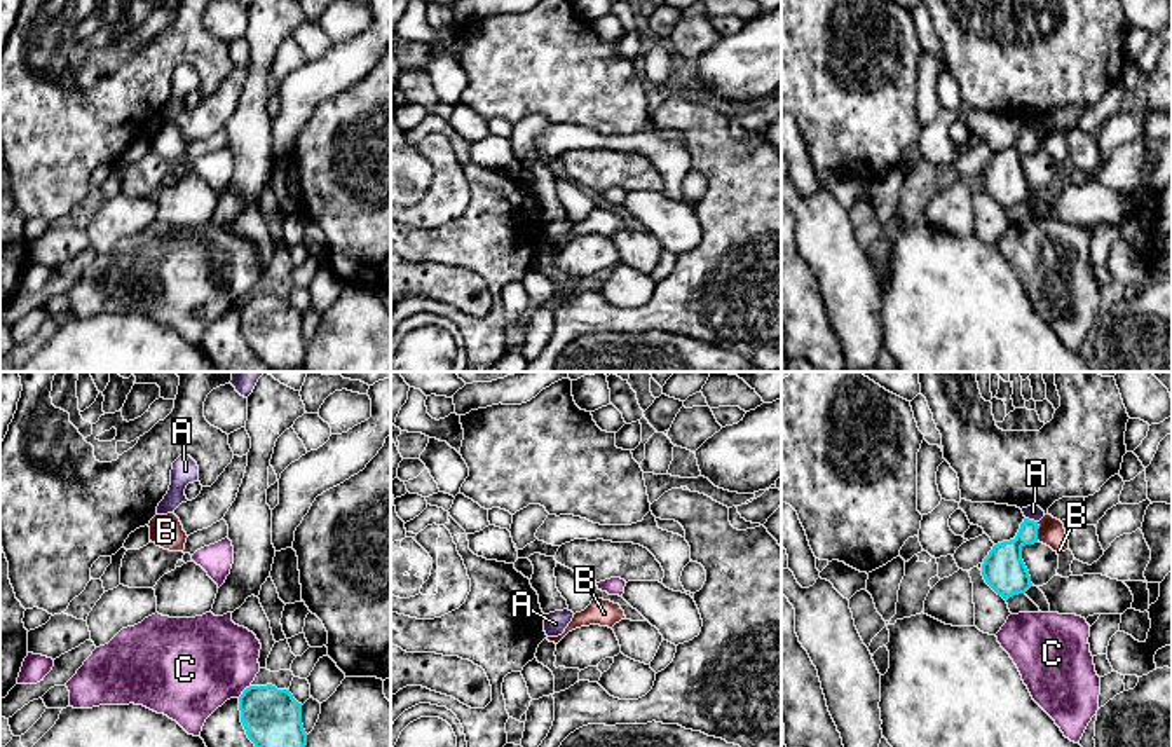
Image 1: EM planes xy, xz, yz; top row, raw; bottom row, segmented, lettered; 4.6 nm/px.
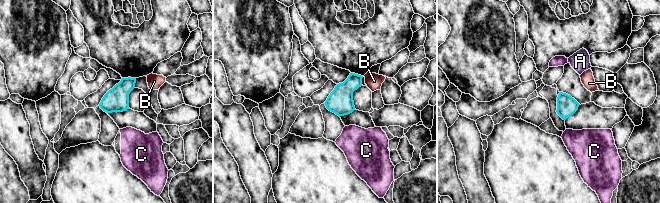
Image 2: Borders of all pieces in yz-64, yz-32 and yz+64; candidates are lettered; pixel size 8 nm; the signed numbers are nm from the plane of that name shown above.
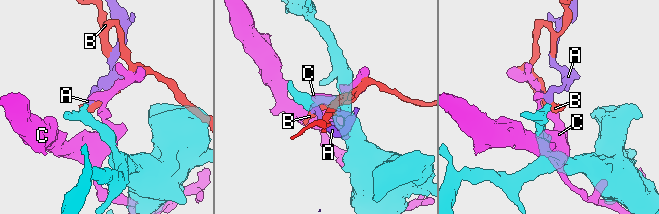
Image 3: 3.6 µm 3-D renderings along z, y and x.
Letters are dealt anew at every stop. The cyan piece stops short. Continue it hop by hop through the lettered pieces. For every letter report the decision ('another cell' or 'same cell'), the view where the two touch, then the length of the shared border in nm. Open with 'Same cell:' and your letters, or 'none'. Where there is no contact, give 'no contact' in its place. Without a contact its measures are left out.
Same cell: none
A: another cell | yz | 60 nm
B: another cell | yz | 90 nm
C: another cell | xy | 90 nm

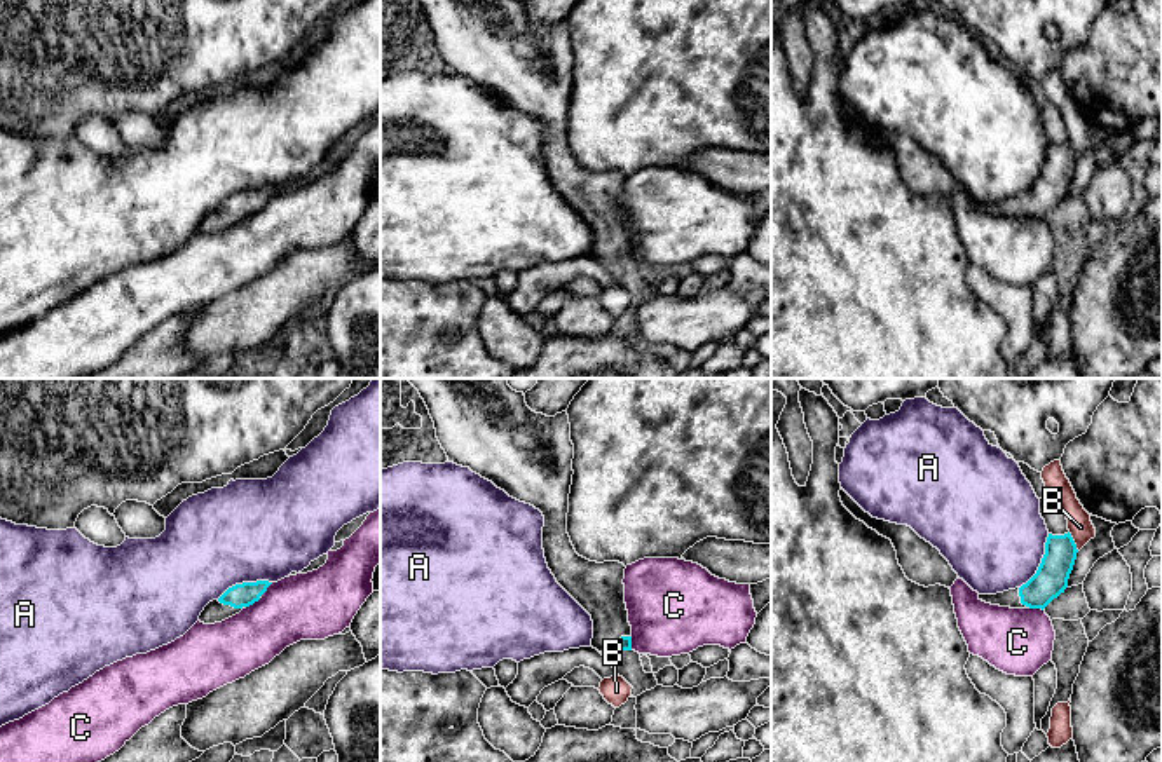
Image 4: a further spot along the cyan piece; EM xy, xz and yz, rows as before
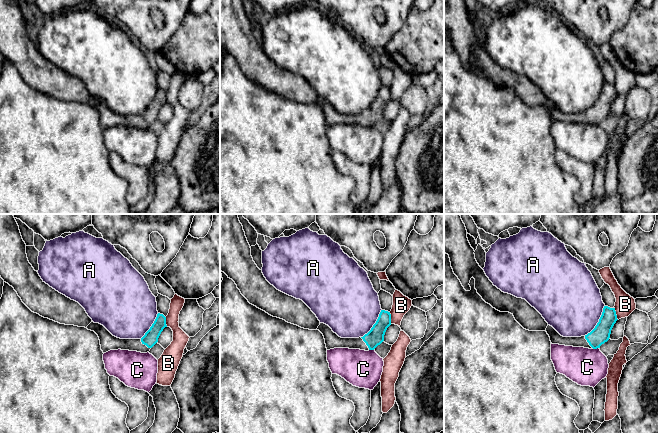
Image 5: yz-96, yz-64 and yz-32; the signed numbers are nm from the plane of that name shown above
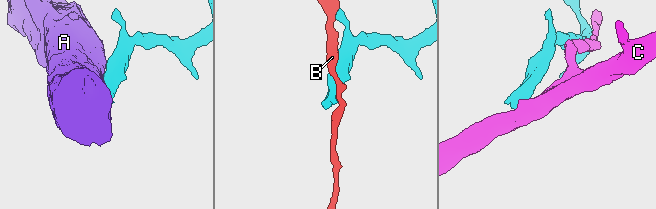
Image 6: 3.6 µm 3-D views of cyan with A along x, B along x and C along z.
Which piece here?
Same cell: none
A: another cell | yz | 300 nm
B: another cell | yz | 100 nm
C: another cell | xy | 80 nm

